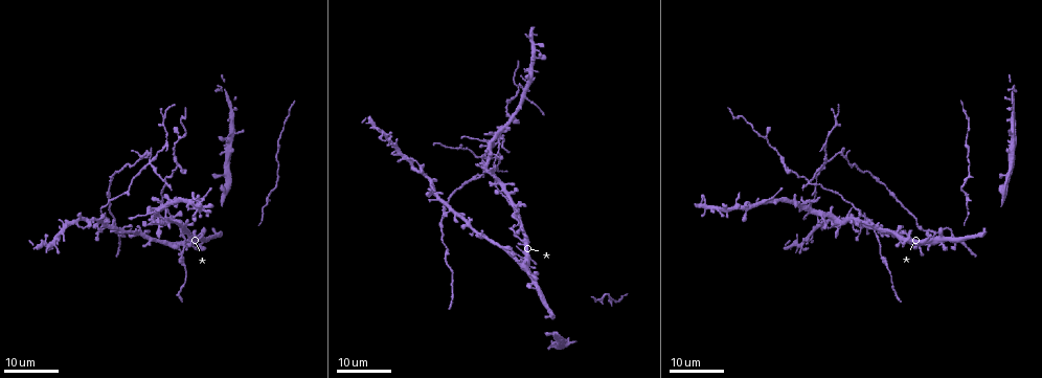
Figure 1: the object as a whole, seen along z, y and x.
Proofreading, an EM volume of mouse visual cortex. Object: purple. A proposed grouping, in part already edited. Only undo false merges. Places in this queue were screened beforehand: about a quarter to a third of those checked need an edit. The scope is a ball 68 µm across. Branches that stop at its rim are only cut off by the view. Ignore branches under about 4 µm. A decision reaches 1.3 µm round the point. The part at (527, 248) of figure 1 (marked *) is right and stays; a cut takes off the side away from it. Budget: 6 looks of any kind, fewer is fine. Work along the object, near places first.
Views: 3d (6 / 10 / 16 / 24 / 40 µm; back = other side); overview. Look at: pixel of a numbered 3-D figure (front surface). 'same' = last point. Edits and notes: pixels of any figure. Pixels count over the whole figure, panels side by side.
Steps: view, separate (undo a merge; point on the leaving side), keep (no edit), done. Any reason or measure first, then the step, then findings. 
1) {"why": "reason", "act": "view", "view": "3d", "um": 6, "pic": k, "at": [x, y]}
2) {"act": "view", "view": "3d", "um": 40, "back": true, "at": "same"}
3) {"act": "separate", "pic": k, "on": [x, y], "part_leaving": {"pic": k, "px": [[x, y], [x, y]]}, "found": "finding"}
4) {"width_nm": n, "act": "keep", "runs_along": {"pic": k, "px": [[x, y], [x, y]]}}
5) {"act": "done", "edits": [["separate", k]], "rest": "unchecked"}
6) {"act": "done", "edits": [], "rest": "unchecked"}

{"act": "view", "view": "3d", "um": 16, "pic": 1, "at": [507, 198]}

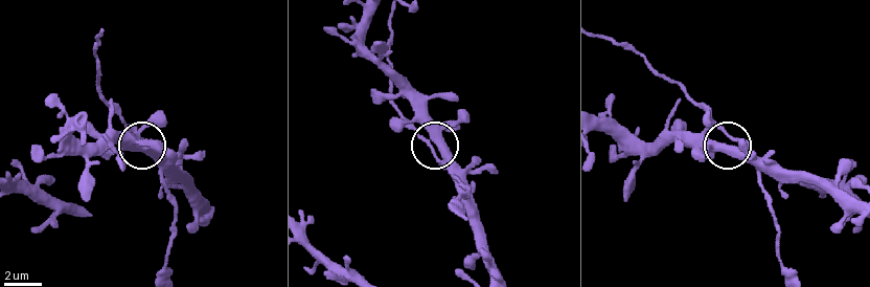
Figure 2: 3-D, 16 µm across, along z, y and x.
{"act": "view", "view": "3d", "um": 10, "pic": 2, "at": [731, 138]}

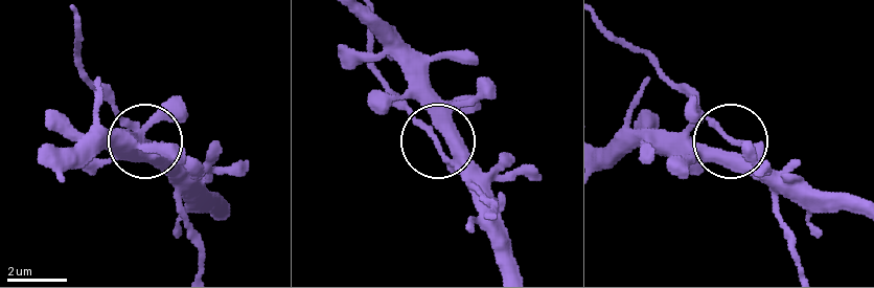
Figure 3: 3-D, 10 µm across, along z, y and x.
{"width_nm": 260, "act": "keep", "found": "continuous, no second cell"}

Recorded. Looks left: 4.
{"why": "three-way junction", "act": "view", "view": "3d", "um": 24, "pic": 1, "at": [785, 165]}

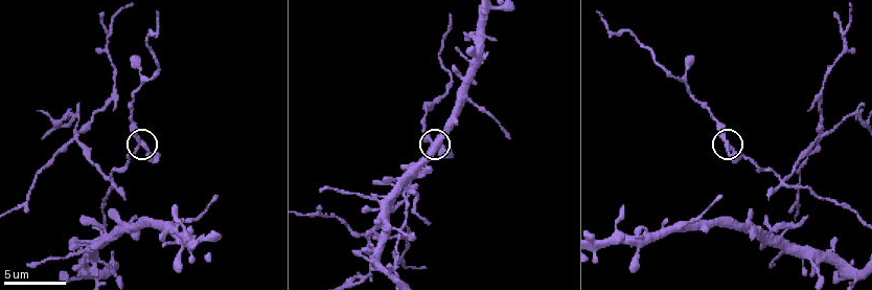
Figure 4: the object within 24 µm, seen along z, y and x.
{"act": "view", "view": "3d", "um": 6, "pic": 4, "at": [137, 145]}

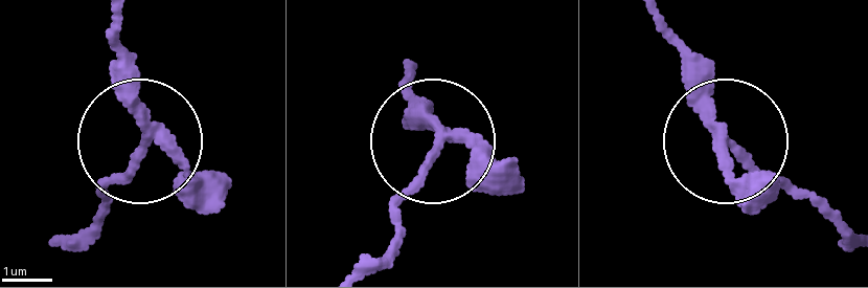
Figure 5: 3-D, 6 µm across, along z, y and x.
{"act": "view", "view": "3d", "um": 6, "back": true, "pic": 5, "at": [734, 149]}

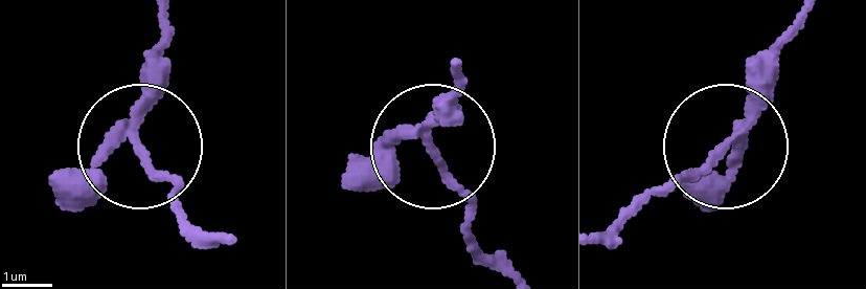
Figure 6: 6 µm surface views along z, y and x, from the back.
{"act": "keep", "runs_along": {"pic": 6, "px": [[600, 239], [737, 131], [754, 68], [800, 18]]}, "found": "all the same cell"}

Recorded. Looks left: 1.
{"why": "four-way junction", "act": "view", "view": "3d", "um": 10, "pic": 4, "at": [786, 179]}

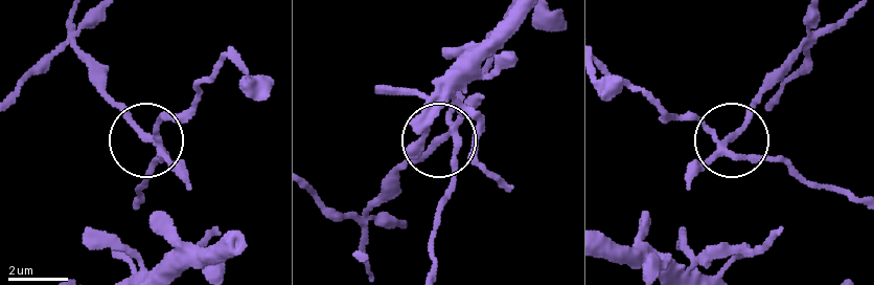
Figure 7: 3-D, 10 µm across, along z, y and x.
{"act": "separate", "pic": 7, "on": [131, 122], "part_leaving": {"pic": 7, "px": [[155, 148], [75, 45], [73, 15]]}, "found": "two cells meet here"}

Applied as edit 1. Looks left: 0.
{"act": "done", "edits": [["separate", 7]], "rest": "unchecked"}

